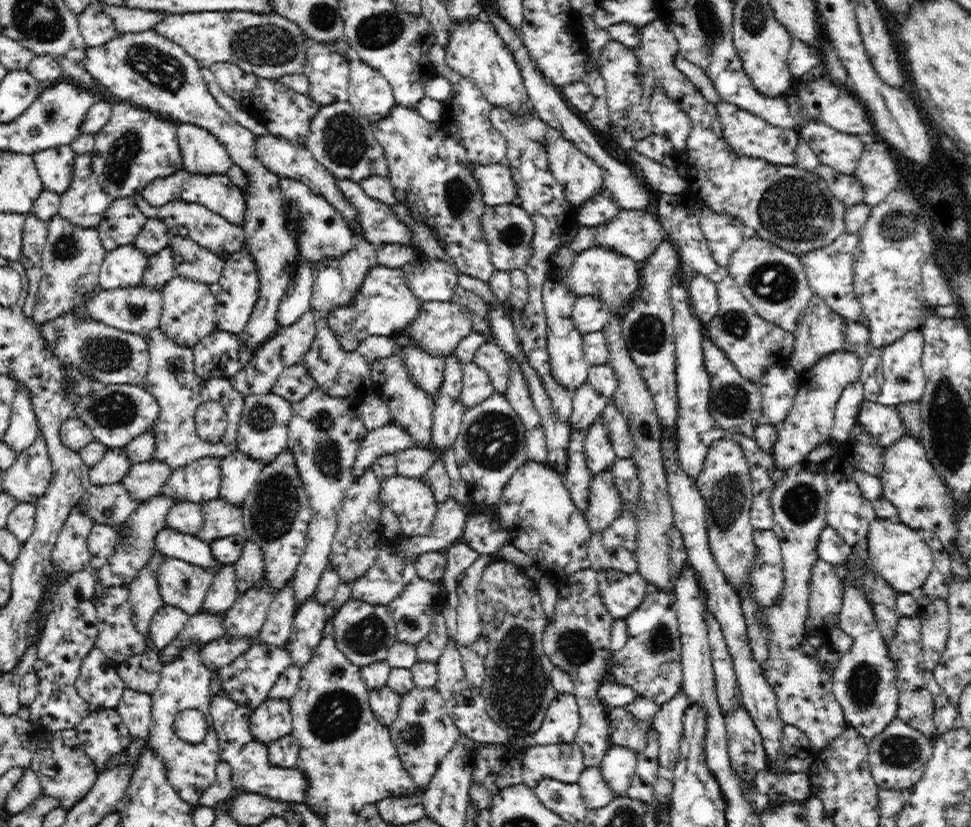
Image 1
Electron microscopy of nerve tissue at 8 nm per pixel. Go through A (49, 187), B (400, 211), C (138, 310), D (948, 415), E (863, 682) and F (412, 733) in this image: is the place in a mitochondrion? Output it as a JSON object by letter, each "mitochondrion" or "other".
{"A":"other","B":"other","C":"mitochondrion","D":"mitochondrion","E":"mitochondrion","F":"mitochondrion"}

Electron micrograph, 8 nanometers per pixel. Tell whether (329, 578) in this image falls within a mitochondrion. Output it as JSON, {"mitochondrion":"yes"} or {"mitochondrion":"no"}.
{"mitochondrion":"no"}

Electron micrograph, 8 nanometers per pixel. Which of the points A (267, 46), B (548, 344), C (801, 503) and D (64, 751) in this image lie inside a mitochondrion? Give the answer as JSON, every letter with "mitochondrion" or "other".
{"A":"mitochondrion","B":"other","C":"mitochondrion","D":"mitochondrion"}

